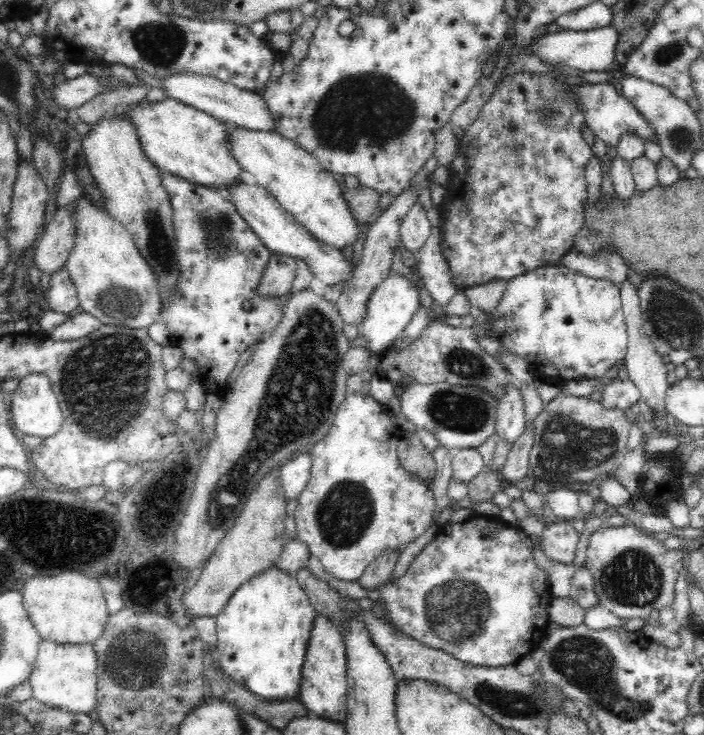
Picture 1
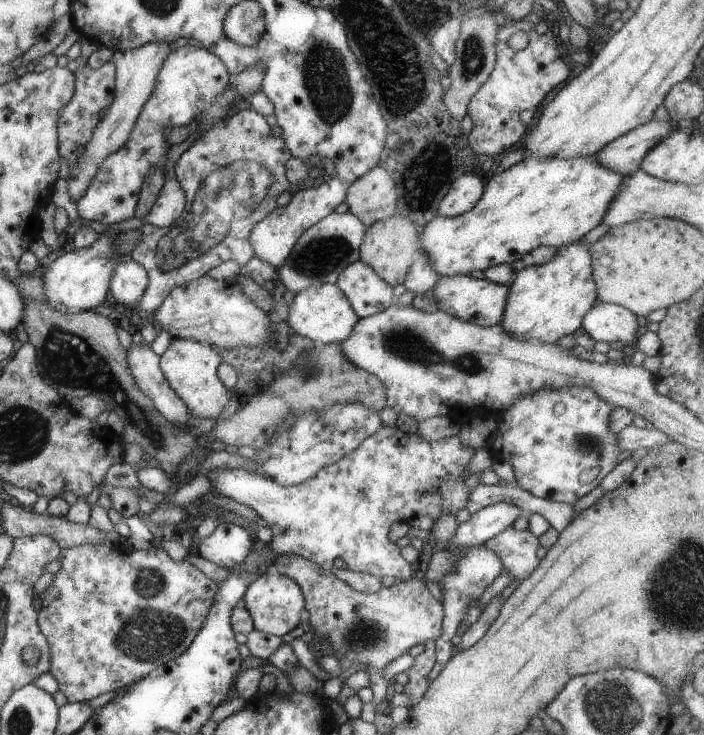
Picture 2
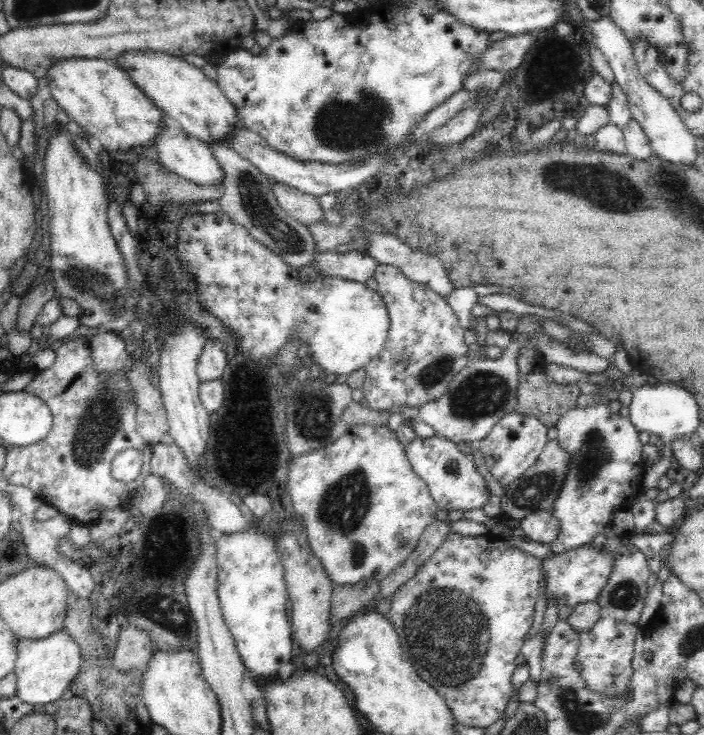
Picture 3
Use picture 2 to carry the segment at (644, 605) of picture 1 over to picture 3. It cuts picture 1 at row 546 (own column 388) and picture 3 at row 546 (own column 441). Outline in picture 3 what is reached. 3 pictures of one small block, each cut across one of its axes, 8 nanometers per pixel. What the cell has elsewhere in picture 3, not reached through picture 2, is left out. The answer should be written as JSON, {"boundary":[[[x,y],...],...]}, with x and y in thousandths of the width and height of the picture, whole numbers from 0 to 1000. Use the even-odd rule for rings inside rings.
{"boundary":[[[865,725],[865,732],[857,740],[858,744],[866,747],[869,758],[872,758],[872,776],[866,781],[864,795],[858,797],[849,819],[854,824],[854,839],[866,838],[884,848],[903,848],[908,844],[911,831],[915,827],[918,805],[920,805],[920,785],[925,782],[922,774],[922,761],[918,752],[896,746],[896,743],[882,743],[884,728]]]}

